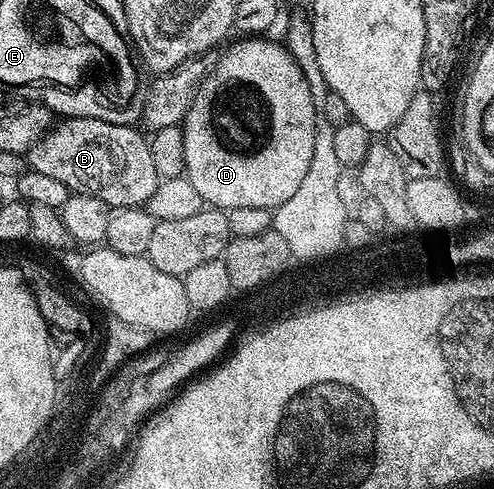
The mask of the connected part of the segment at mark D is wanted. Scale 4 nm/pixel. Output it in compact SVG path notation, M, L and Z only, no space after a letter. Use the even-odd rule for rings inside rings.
M247 36L239 40L243 42L233 43L220 56L219 63L212 70L210 67L209 73L199 83L191 107L187 110L187 115L183 117L181 123L185 176L189 180L189 184L193 184L193 188L197 188L197 192L201 192L203 201L208 207L218 208L224 212L233 208L261 208L262 210L274 211L275 207L285 204L285 200L289 200L289 196L293 196L293 192L297 192L301 180L305 180L305 171L309 169L309 160L313 160L317 102L315 98L311 99L311 82L295 63L294 56L290 54L287 47L278 41L277 43L270 42L269 39L270 37L267 36Z

